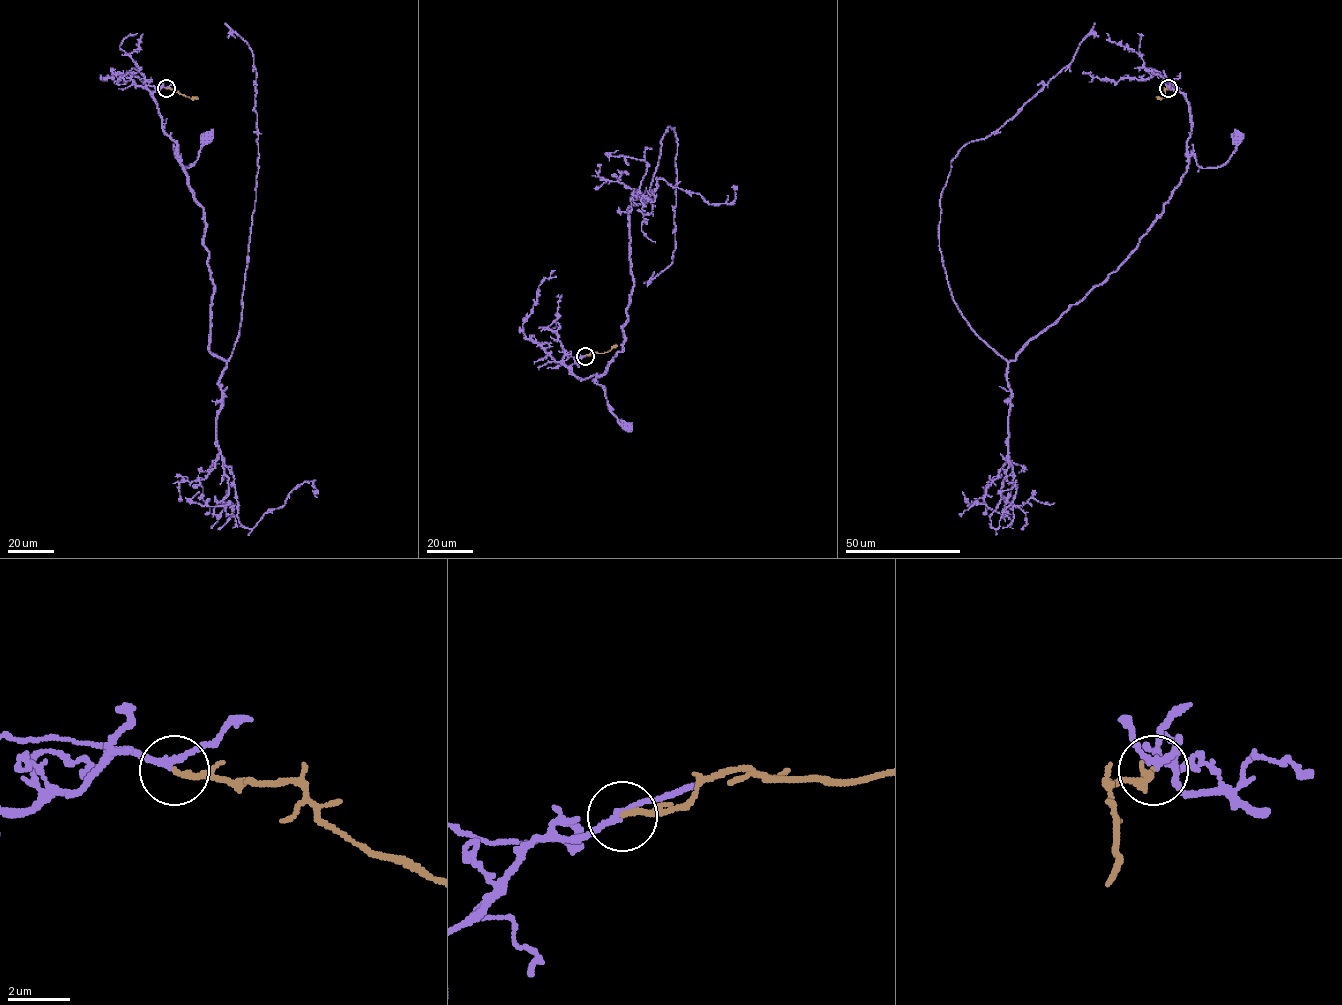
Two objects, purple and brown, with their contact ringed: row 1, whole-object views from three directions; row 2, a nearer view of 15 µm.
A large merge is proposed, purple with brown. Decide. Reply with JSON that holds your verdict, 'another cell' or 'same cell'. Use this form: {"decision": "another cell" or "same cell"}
{"decision": "same cell"}

